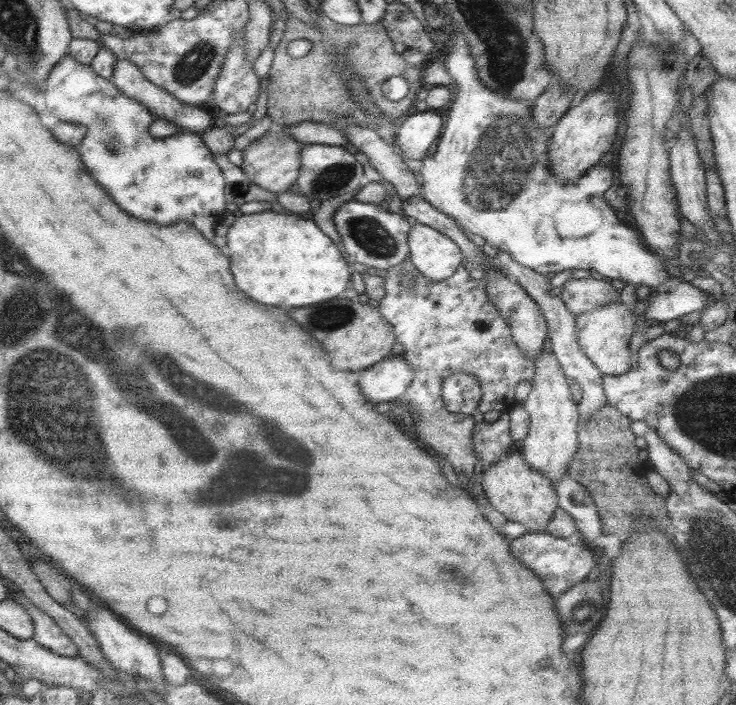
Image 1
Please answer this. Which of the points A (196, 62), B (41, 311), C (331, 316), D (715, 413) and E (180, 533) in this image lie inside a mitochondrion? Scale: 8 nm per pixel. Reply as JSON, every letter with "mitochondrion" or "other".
{"A":"mitochondrion","B":"mitochondrion","C":"mitochondrion","D":"mitochondrion","E":"other"}

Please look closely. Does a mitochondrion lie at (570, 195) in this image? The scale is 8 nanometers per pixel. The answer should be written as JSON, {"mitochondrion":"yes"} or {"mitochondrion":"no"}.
{"mitochondrion":"no"}

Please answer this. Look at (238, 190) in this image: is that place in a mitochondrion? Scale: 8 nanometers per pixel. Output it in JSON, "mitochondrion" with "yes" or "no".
{"mitochondrion":"no"}

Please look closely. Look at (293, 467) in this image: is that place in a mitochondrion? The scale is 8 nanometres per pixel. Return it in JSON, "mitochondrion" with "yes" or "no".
{"mitochondrion":"yes"}

